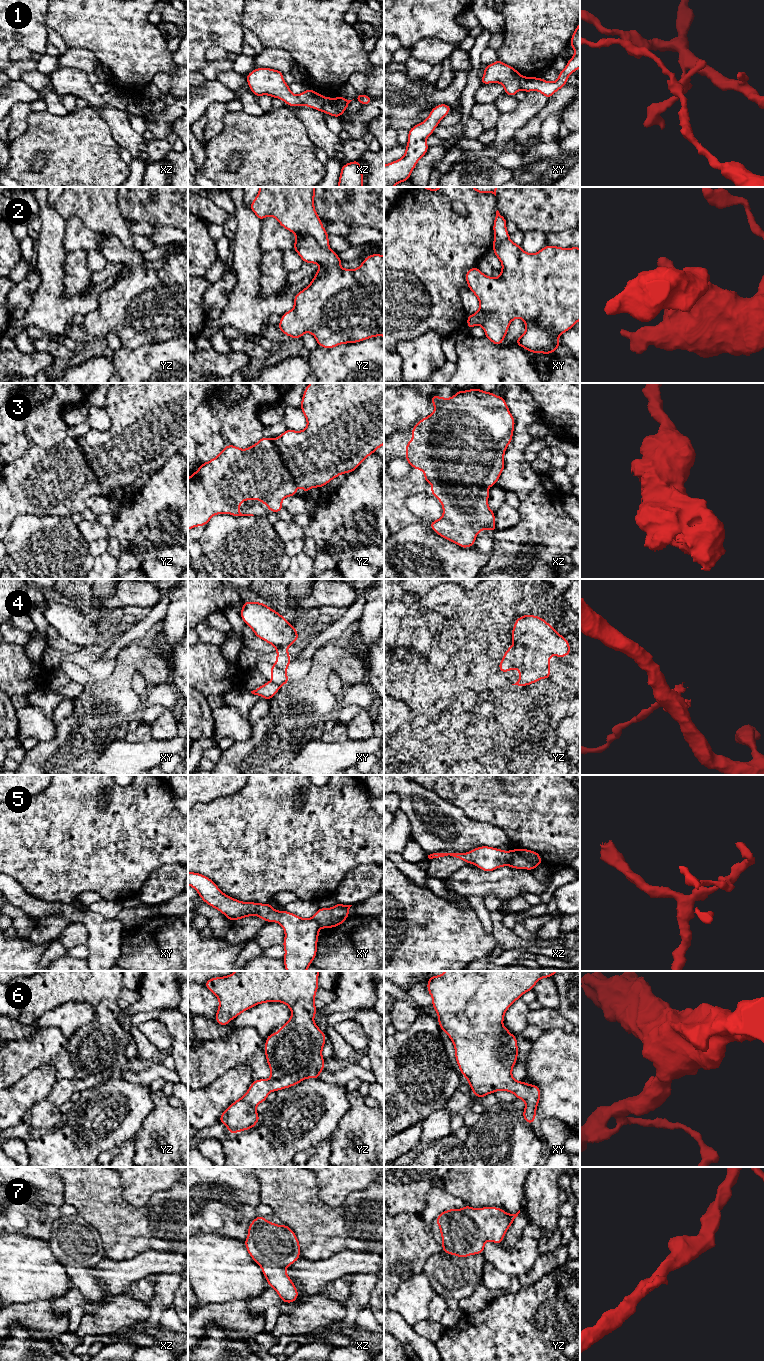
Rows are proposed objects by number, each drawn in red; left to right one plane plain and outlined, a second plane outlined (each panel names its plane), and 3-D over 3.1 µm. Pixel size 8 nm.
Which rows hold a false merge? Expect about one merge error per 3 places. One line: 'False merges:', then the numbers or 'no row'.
False merges: 1, 2, 4, 5

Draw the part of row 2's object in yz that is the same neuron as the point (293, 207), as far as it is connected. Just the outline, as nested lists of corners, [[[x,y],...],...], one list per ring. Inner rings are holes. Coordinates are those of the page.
[[[259,187],[250,209],[260,221],[273,216],[279,224],[294,233],[309,234],[321,248],[331,250],[329,234],[314,206],[315,187]]]

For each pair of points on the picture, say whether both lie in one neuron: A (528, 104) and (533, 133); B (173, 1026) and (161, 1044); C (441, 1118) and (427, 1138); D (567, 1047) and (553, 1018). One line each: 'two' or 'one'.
A: two
B: two
C: one
D: two

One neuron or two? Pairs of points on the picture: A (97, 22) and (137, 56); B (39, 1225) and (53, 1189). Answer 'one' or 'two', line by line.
A: one
B: one

